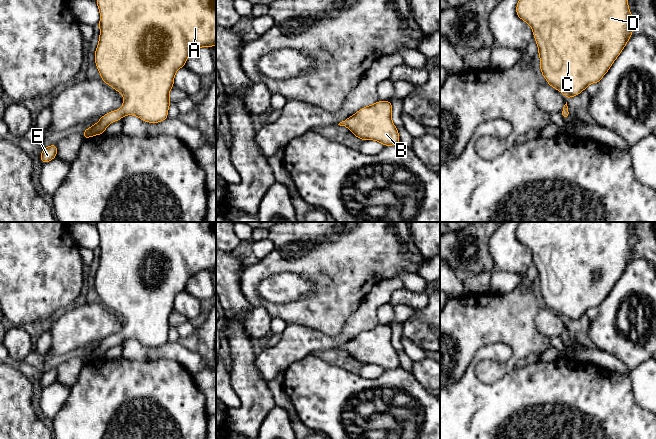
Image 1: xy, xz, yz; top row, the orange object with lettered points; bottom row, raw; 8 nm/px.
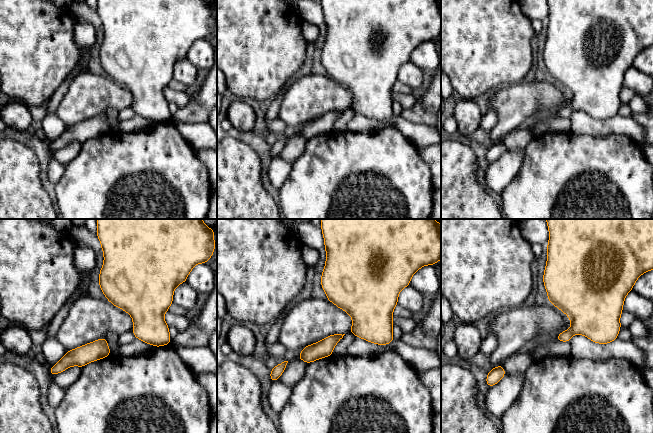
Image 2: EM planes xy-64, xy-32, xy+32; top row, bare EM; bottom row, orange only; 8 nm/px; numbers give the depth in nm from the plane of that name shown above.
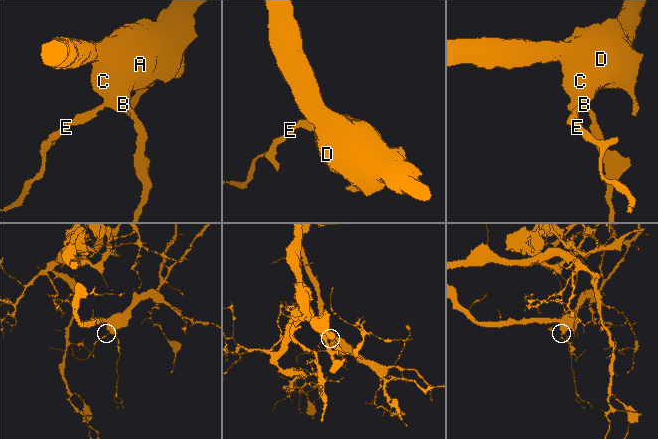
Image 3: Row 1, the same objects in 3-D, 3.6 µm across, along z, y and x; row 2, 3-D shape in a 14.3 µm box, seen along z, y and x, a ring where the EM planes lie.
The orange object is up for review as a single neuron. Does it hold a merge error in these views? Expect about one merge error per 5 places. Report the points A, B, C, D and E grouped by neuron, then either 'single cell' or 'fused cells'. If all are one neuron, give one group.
A B C D E | single cell

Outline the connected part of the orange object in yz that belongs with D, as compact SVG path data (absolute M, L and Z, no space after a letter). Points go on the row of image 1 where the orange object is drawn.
M519 0L516 14L532 28L542 75L567 99L579 95L589 84L599 83L634 33L628 0Z

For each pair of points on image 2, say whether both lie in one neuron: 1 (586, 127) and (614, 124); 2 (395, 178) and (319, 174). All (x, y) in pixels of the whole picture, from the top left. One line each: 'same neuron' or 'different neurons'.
1: same neuron
2: same neuron

